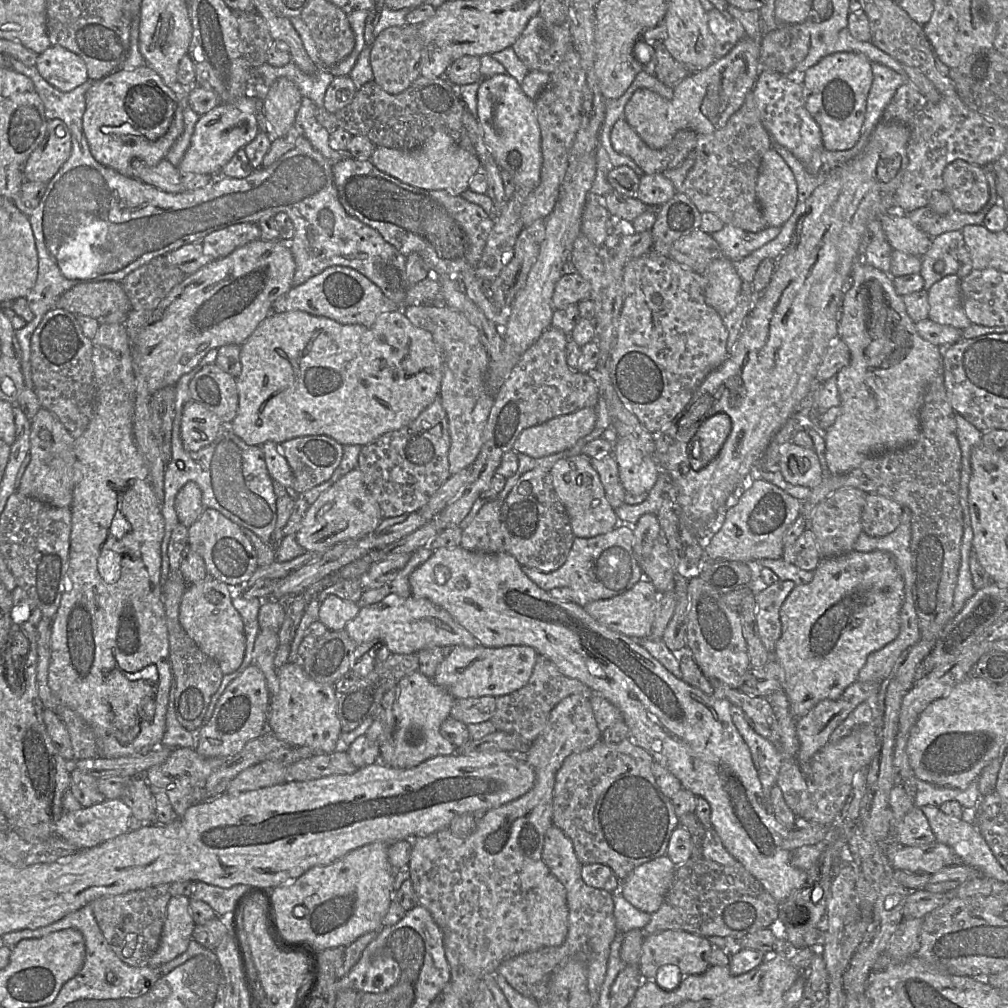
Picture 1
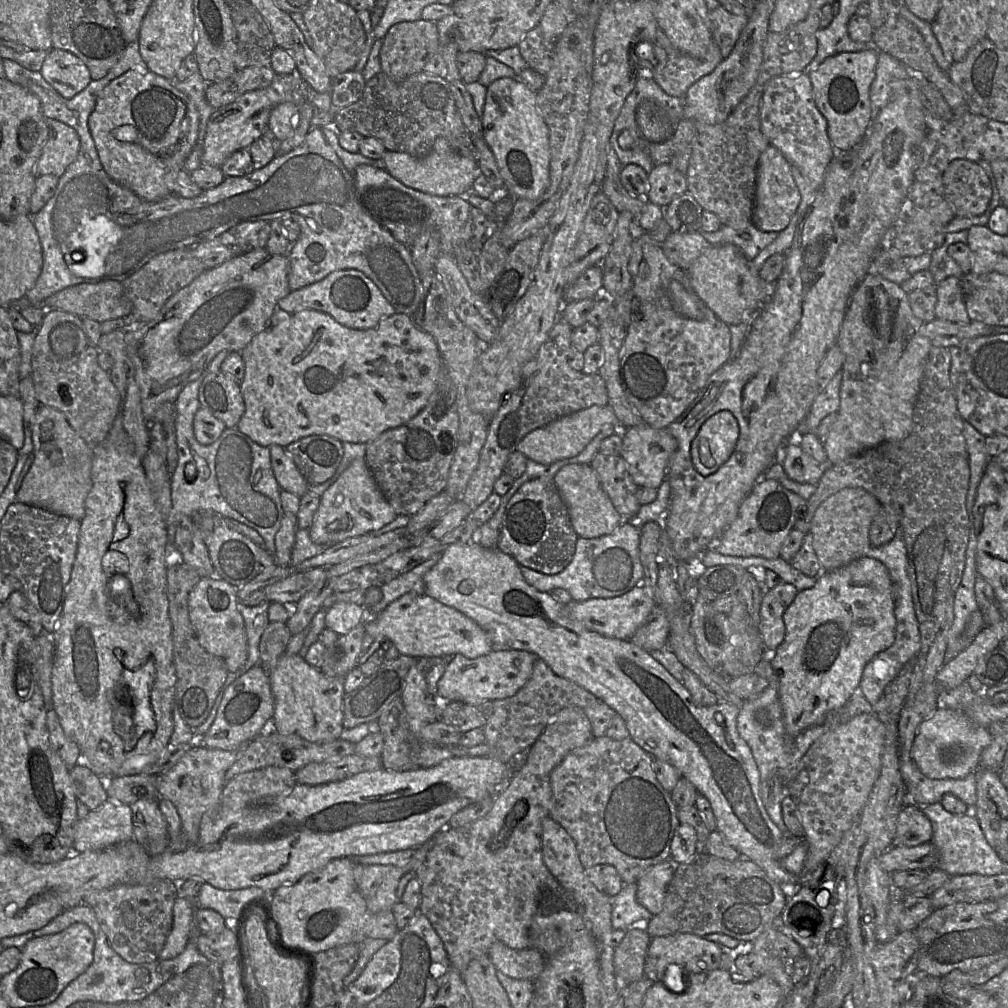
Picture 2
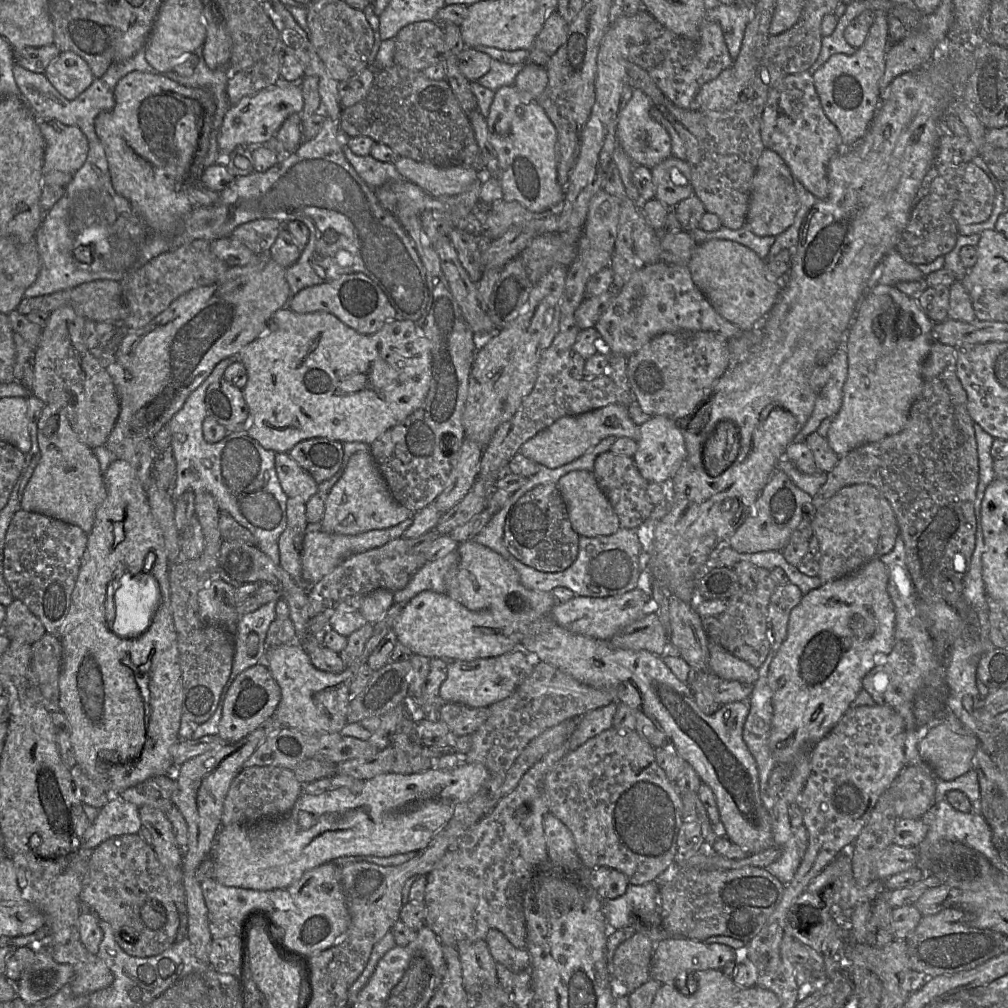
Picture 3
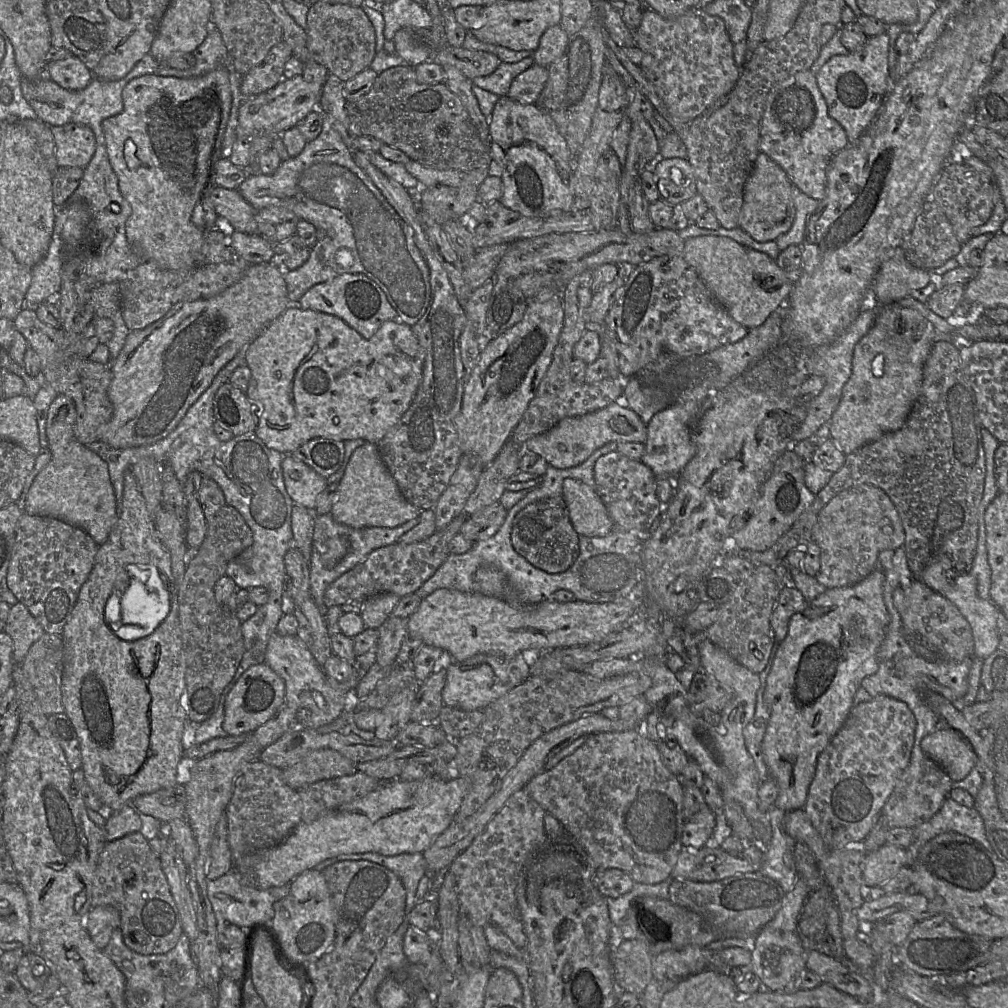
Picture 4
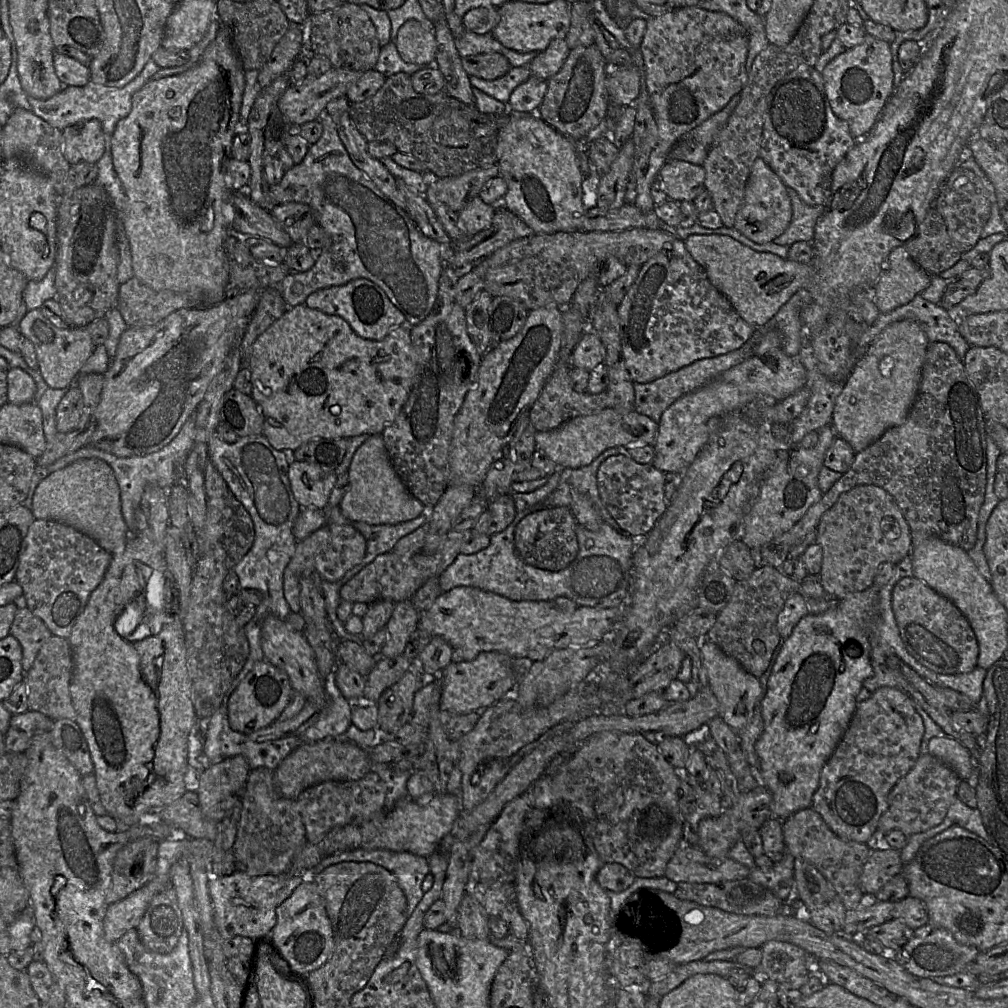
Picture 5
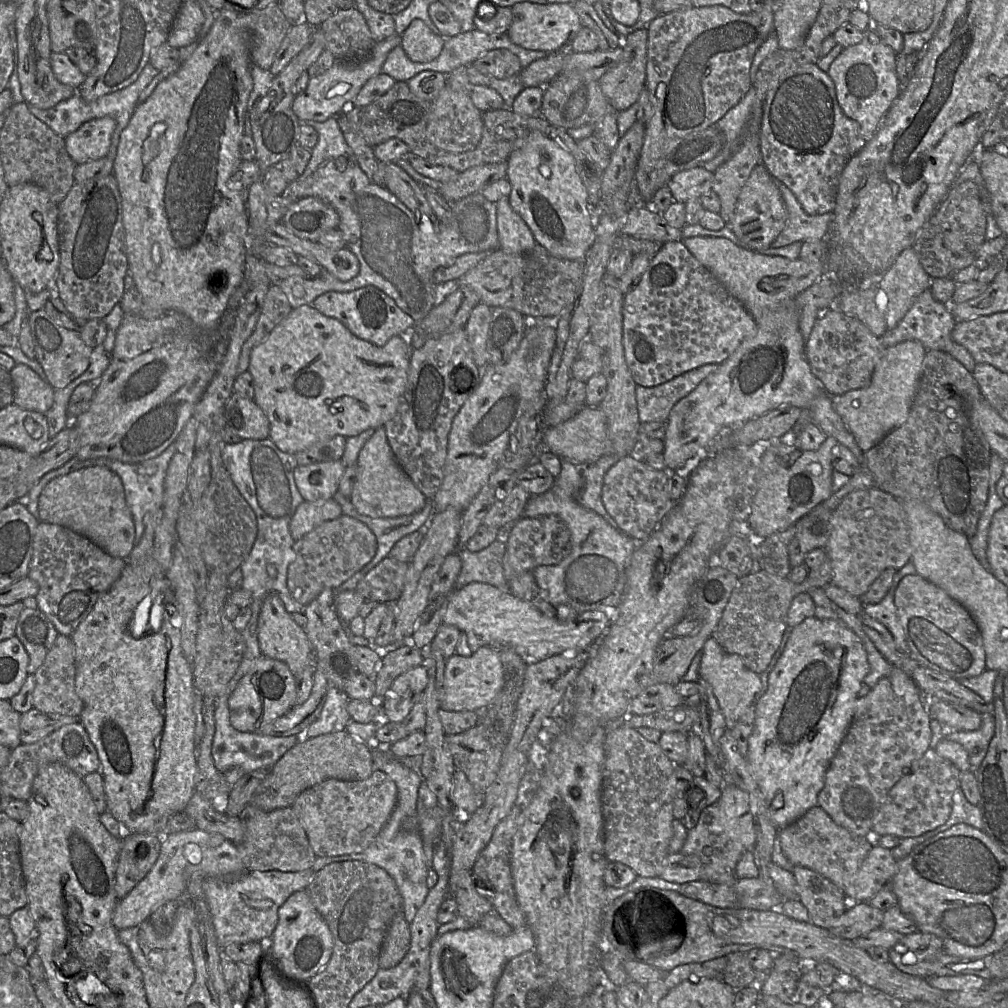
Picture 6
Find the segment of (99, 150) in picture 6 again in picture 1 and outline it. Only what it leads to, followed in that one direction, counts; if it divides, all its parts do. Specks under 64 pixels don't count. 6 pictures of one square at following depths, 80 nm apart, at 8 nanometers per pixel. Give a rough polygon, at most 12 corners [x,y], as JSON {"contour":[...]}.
{"contour":[[49,120],[25,181],[48,183],[71,154],[71,134]]}

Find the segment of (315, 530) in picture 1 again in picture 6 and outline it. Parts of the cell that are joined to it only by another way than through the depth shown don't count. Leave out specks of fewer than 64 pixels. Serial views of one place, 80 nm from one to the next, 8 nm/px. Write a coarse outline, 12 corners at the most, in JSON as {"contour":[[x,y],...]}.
{"contour":[[385,426],[361,449],[349,499],[395,518],[428,499],[398,464]]}

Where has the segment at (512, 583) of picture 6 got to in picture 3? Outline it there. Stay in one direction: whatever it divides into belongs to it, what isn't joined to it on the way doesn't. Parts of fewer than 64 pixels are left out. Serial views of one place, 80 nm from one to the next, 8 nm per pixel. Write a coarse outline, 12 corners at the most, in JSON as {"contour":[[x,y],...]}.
{"contour":[[540,484],[507,514],[503,541],[541,572],[578,554],[557,484]]}

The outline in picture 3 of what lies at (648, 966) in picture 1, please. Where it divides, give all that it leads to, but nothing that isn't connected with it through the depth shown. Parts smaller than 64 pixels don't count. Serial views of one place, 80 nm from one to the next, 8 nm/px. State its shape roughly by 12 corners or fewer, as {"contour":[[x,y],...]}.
{"contour":[[670,936],[654,946],[650,977],[678,984],[736,961],[727,945]]}

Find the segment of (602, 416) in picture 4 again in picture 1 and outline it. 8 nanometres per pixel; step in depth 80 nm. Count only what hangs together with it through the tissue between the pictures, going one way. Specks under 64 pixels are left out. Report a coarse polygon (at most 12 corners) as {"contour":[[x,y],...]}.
{"contour":[[595,407],[521,432],[513,450],[542,458],[595,428]]}

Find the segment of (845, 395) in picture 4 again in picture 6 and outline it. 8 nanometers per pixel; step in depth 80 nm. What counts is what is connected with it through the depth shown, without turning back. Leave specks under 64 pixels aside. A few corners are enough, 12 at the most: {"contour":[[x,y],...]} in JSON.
{"contour":[[886,347],[868,386],[832,396],[863,452],[908,419],[927,349]]}

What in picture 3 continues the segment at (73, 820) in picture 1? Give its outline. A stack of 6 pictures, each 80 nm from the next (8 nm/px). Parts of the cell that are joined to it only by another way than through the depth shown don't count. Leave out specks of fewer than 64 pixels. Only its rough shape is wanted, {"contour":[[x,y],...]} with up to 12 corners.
{"contour":[[111,797],[86,830],[82,848],[136,834],[138,807]]}

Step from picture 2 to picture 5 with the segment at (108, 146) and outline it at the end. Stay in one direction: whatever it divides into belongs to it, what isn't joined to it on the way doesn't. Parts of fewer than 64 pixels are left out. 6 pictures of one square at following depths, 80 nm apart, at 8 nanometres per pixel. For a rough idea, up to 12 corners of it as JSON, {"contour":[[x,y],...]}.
{"contour":[[231,30],[111,137],[133,277],[212,305],[245,71]]}

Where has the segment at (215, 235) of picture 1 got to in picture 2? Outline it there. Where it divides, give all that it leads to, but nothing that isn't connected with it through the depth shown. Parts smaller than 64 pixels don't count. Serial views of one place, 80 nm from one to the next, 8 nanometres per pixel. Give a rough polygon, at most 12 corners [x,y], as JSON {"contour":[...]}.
{"contour":[[244,222],[215,238],[236,255],[266,248],[270,222]]}

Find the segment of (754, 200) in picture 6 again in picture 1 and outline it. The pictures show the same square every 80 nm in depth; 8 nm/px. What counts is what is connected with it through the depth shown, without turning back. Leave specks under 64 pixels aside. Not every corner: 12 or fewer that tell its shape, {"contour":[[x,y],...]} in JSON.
{"contour":[[771,147],[756,195],[768,226],[782,227],[797,203],[797,183]]}

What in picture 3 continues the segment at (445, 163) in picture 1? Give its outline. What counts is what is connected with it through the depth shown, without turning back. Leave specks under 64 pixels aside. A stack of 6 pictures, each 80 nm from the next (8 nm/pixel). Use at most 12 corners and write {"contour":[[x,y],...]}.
{"contour":[[400,156],[404,179],[431,196],[462,193],[481,175]]}

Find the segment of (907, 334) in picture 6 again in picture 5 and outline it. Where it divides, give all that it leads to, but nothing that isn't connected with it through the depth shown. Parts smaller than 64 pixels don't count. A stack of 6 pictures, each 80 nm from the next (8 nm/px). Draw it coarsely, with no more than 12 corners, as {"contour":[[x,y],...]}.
{"contour":[[920,294],[880,313],[854,345],[858,359],[891,323],[913,319],[930,343],[946,342],[963,359],[971,345],[953,309]]}

